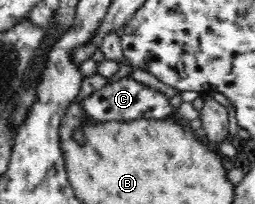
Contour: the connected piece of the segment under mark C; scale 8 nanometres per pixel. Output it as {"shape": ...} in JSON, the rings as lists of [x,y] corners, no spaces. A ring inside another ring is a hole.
{"shape":[[[119,75],[108,82],[103,88],[97,90],[92,96],[85,98],[81,102],[83,118],[81,124],[75,126],[73,138],[83,140],[84,130],[87,127],[96,126],[97,123],[109,121],[134,121],[137,119],[163,120],[175,116],[175,111],[171,107],[170,99],[159,90],[148,87],[137,82],[133,76]]]}

